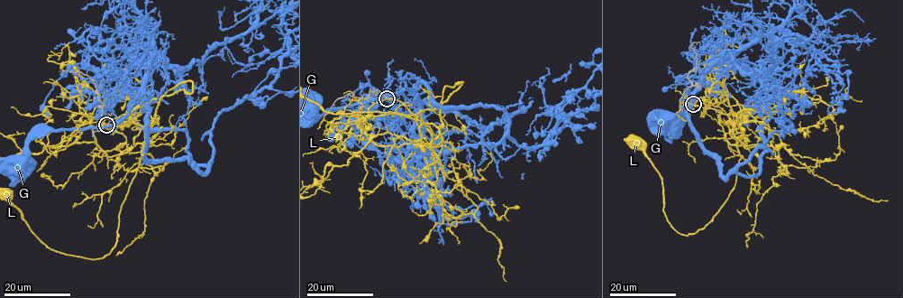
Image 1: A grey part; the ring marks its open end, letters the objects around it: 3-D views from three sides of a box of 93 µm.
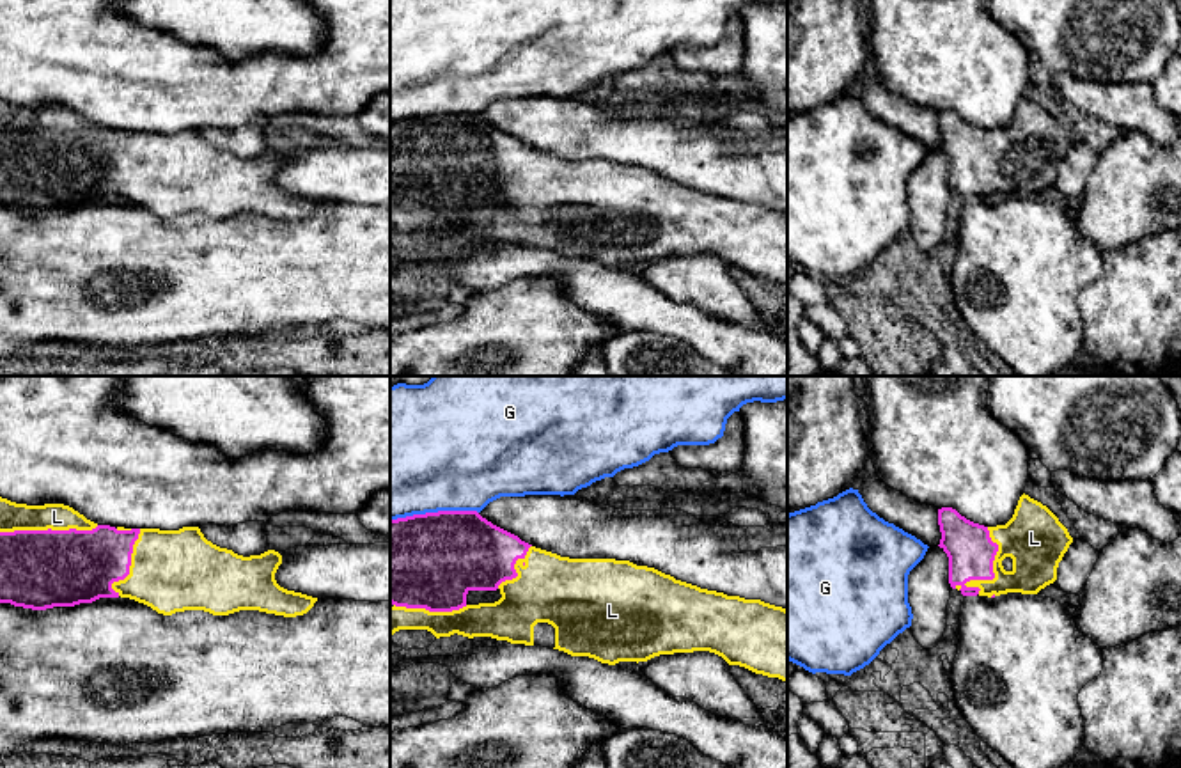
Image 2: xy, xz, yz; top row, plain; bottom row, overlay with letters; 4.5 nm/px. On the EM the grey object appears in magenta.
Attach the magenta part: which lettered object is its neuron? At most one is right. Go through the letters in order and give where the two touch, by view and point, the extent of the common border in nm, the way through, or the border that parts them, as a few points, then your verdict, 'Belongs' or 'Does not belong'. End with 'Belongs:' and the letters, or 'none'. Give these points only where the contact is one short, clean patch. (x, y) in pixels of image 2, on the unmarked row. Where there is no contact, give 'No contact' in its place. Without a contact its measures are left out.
G: Touches magenta at xz (433, 116). Shared border 400 nm. Does not belong
L: Touches magenta at yz (992, 174). Shared border 320 nm. Belongs
Belongs: L

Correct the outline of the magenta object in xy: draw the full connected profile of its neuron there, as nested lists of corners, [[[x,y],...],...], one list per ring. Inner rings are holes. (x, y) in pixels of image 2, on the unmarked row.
[[[0,99],[0,206],[46,213],[99,200],[129,200],[163,218],[239,213],[296,220],[317,200],[287,193],[275,183],[282,158],[268,153],[243,160],[207,144],[199,129],[179,133],[98,128],[64,106],[27,108]]]

